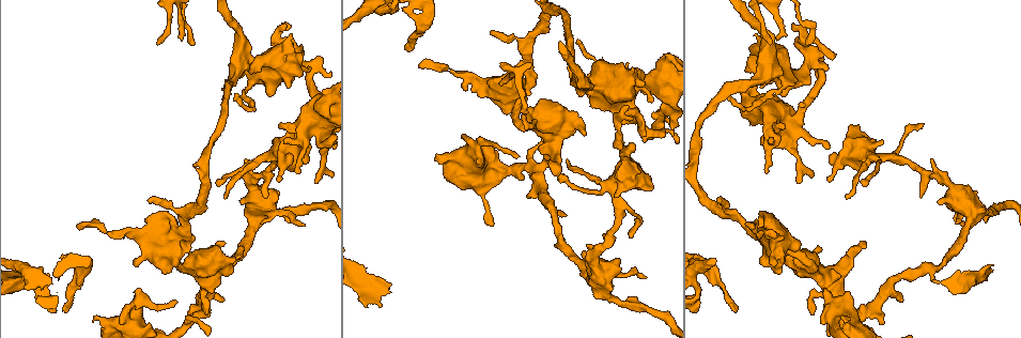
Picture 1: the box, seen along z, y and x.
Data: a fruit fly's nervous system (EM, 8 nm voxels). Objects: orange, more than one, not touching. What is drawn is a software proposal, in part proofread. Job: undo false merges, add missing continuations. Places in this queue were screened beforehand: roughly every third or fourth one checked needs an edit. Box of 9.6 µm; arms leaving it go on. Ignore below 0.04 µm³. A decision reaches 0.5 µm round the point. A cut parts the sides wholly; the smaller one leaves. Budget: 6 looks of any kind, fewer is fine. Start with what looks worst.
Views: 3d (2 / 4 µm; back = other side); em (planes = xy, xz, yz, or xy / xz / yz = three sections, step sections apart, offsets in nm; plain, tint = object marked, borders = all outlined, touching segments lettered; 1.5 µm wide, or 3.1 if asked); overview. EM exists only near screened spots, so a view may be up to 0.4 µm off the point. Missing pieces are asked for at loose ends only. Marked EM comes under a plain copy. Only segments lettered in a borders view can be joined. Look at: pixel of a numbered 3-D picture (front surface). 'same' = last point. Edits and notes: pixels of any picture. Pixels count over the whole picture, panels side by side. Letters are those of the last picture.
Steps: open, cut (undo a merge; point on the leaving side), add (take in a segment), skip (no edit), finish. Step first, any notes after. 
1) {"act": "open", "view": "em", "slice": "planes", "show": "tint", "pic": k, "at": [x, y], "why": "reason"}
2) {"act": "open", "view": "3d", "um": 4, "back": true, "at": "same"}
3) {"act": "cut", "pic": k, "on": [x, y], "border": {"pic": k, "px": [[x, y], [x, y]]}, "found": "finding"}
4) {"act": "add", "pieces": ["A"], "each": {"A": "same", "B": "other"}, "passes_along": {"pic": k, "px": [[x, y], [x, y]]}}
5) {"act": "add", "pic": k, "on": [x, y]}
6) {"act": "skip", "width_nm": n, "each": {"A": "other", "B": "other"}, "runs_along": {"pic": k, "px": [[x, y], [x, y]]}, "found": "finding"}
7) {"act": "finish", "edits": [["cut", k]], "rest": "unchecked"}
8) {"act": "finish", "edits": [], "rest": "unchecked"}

{"act": "open", "view": "3d", "um": 4, "back": true, "pic": 1, "at": [734, 312]}

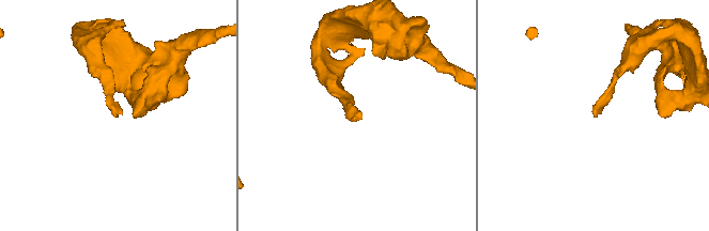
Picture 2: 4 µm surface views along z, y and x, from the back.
{"act": "open", "view": "em", "slice": "planes", "show": "tint", "pic": 2, "at": [358, 118]}

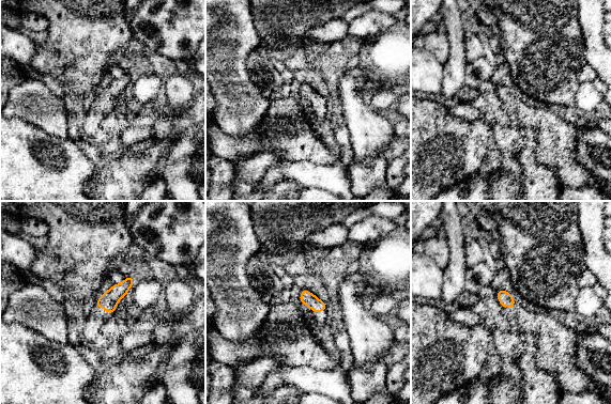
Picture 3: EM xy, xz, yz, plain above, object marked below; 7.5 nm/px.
{"act": "open", "view": "em", "slice": "planes", "show": "borders", "at": "same", "why": "see the neighbours"}

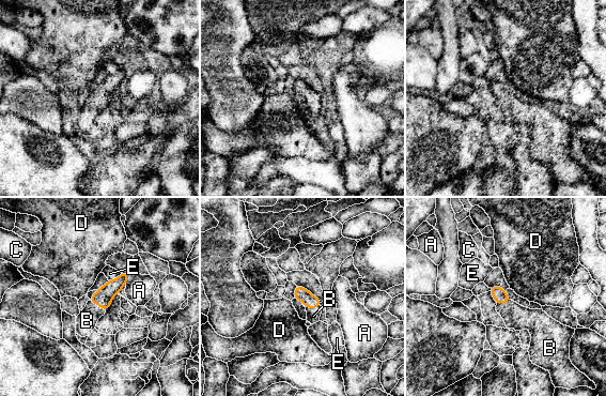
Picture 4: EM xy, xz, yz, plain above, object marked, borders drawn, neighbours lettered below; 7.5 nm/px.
{"act": "add", "pieces": ["B"], "longest_contact_nm": ["B", 160], "each": {"A": "other", "B": "same", "C": "other", "D": "other", "E": "other"}, "passes_along": {"pic": 4, "px": [[104, 295], [97, 303], [87, 320]]}, "found": "it goes on there"}

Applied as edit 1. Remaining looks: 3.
{"act": "open", "view": "overview"}

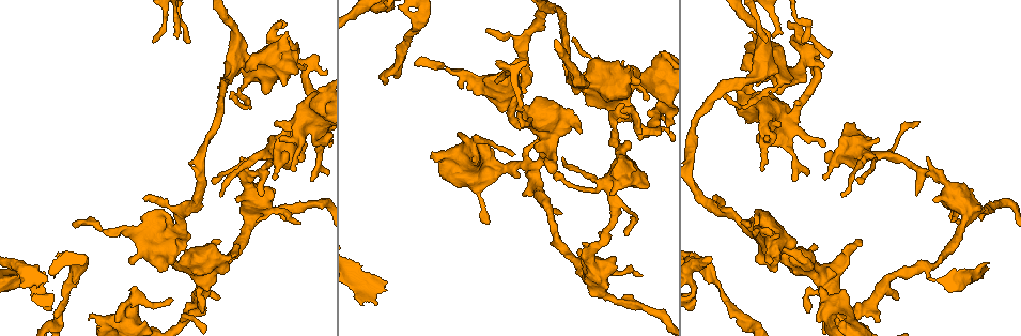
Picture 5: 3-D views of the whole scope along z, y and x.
{"act": "open", "view": "em", "slice": "yz", "step": 8, "show": "tint", "pic": 5, "at": [216, 299], "why": "an open end"}

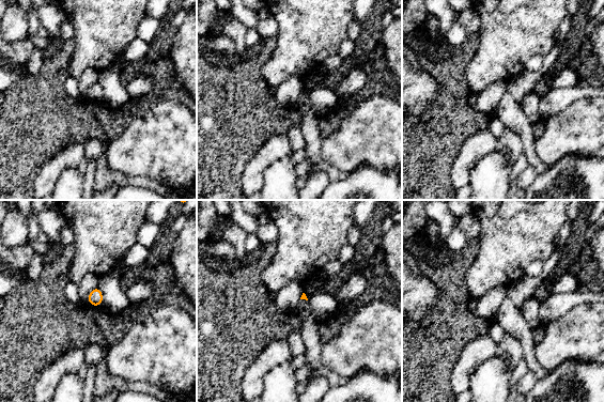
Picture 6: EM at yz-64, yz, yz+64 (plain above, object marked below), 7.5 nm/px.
{"act": "open", "view": "em", "slice": "planes", "show": "borders", "at": "same", "why": "another direction"}

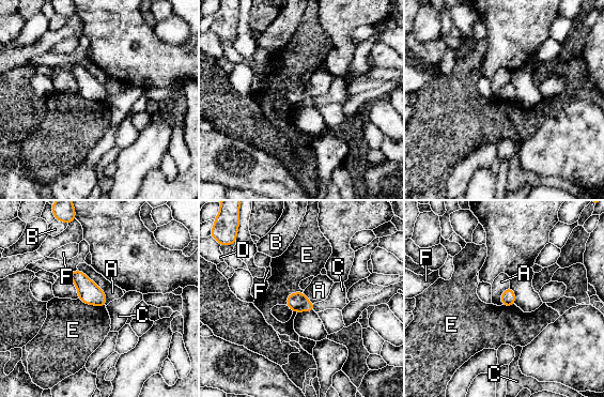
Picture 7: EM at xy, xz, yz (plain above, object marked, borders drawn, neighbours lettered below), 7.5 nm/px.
{"act": "skip", "each": {"A": "other", "B": "other", "C": "other", "D": "other", "E": "other", "F": "other"}, "border": {"pic": 7, "px": [[78, 298], [88, 304], [105, 306]]}, "found": "no lettered segment goes on from it"}

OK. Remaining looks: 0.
{"act": "finish", "edits": [["add", 4]], "rest": "unchecked"}

